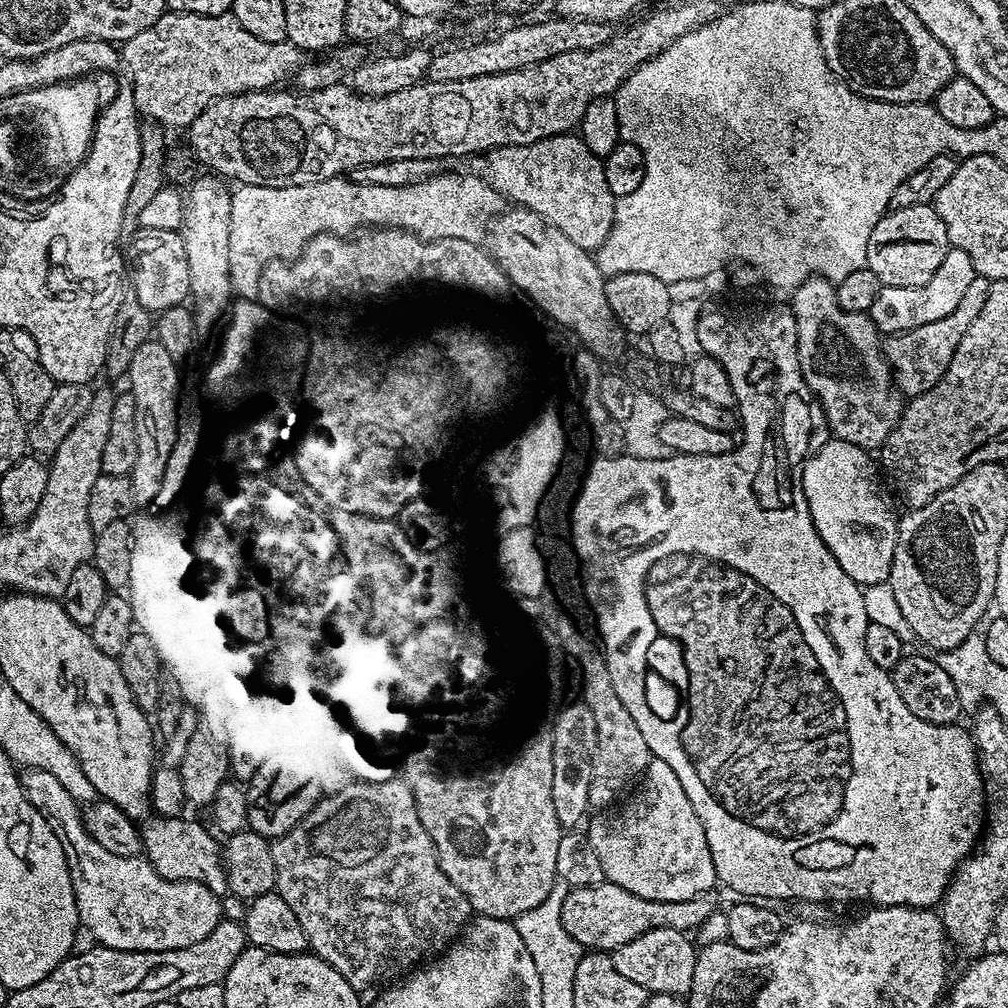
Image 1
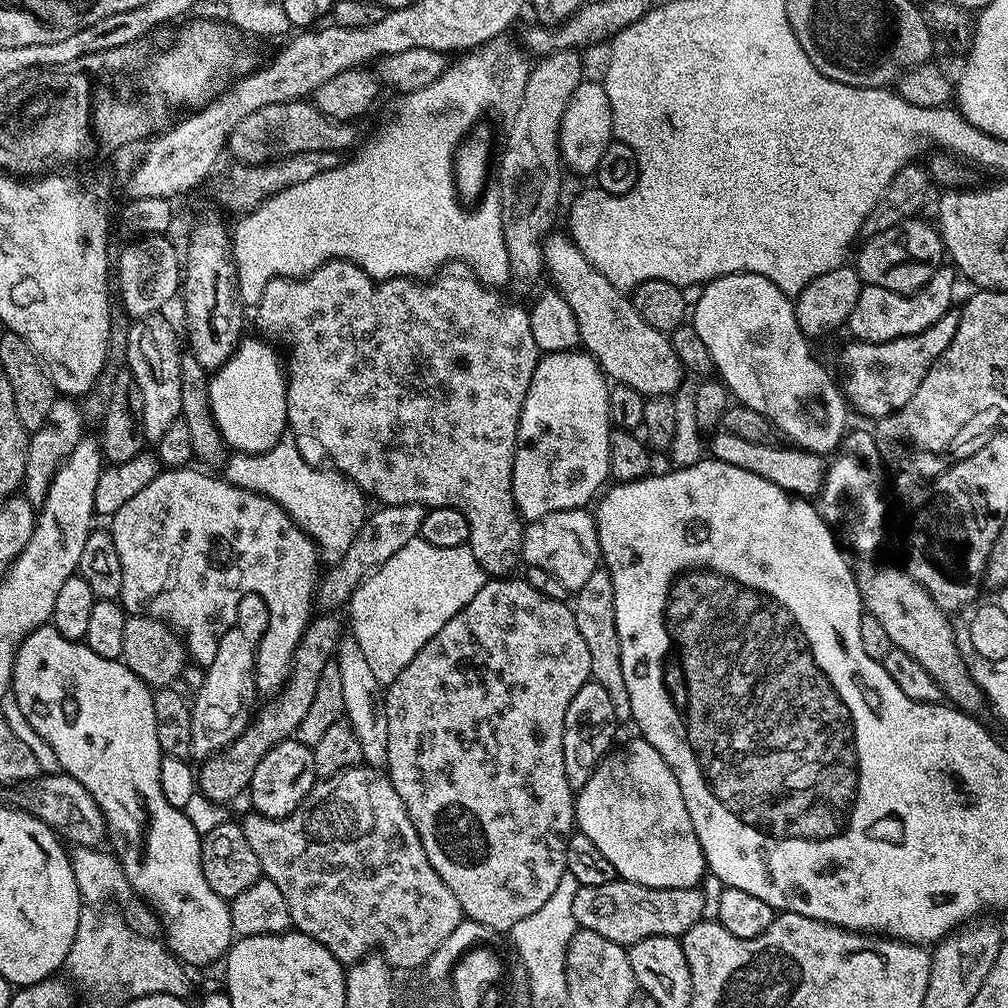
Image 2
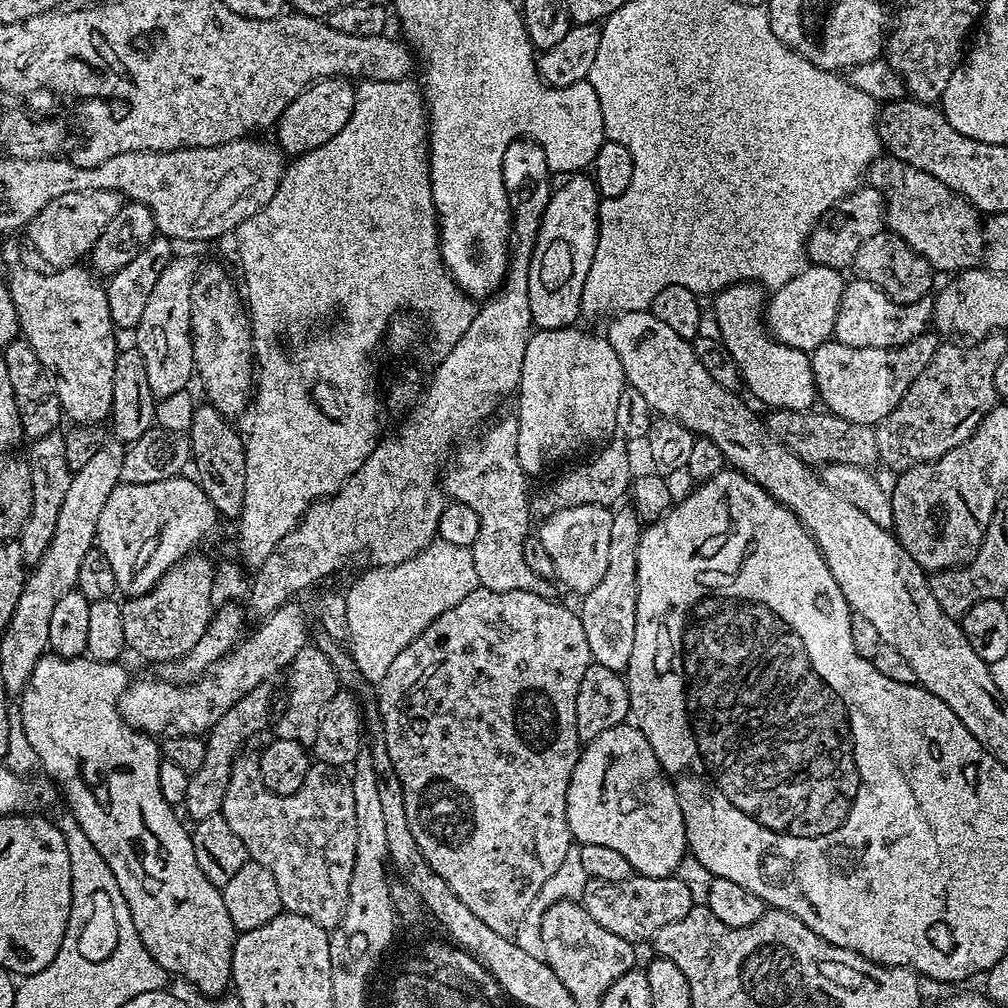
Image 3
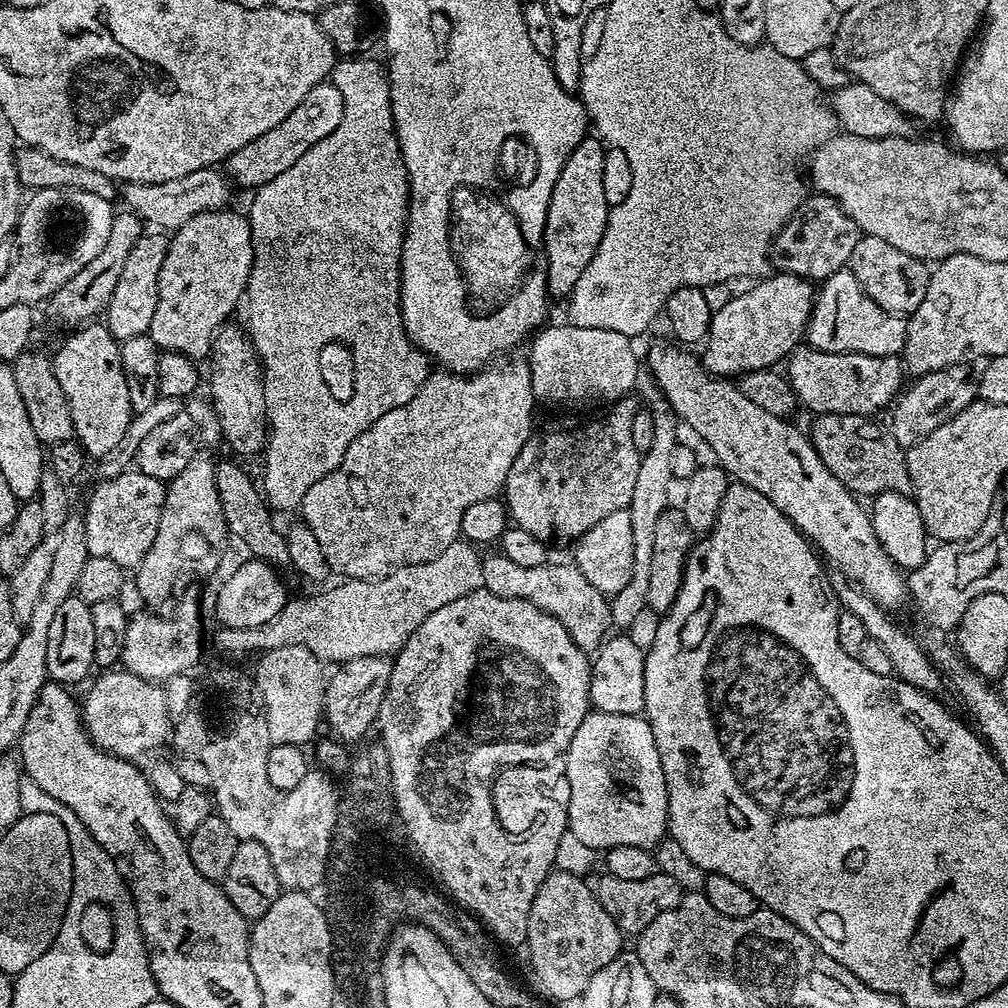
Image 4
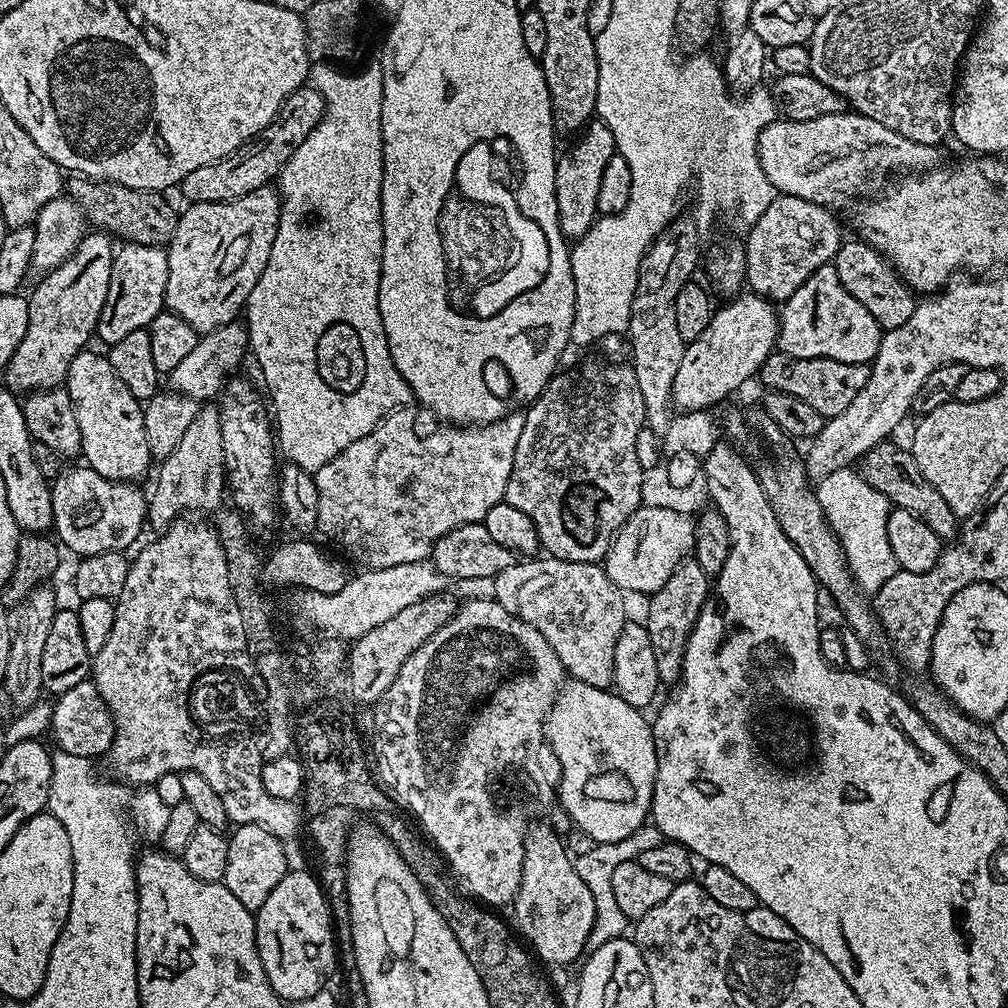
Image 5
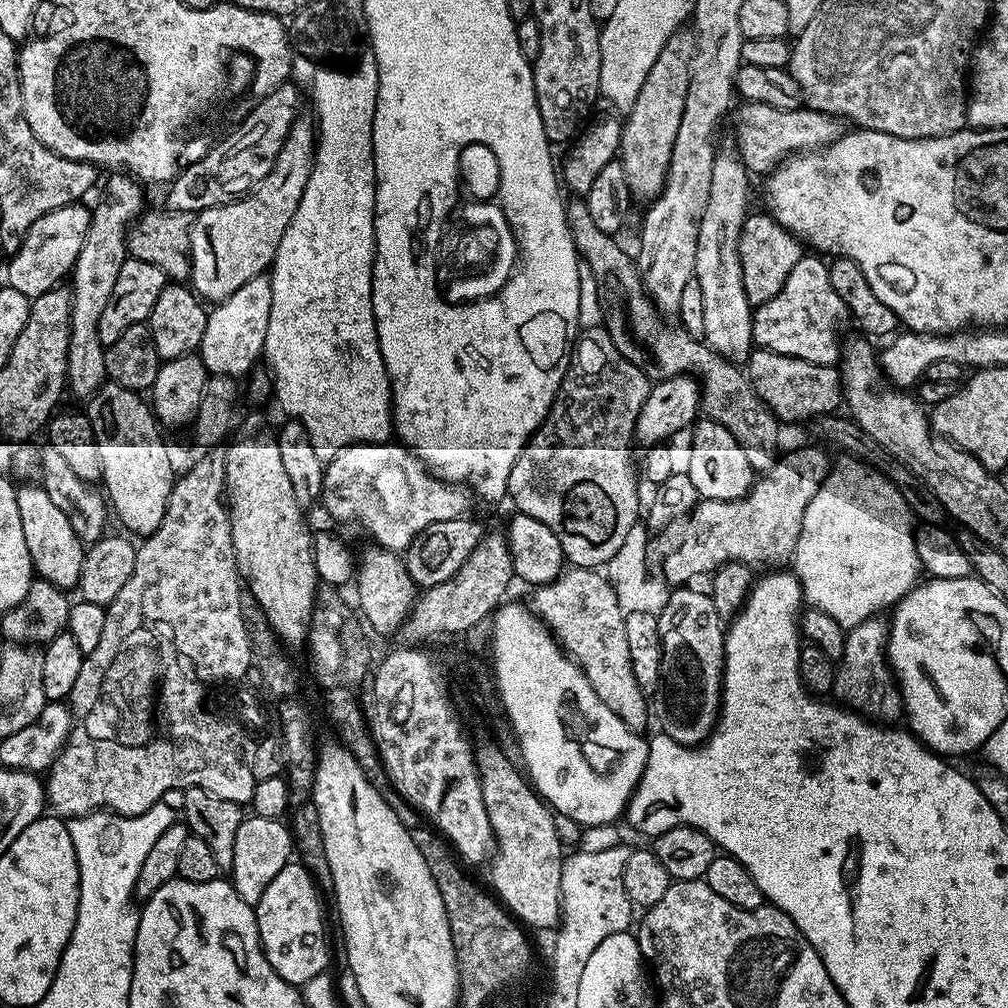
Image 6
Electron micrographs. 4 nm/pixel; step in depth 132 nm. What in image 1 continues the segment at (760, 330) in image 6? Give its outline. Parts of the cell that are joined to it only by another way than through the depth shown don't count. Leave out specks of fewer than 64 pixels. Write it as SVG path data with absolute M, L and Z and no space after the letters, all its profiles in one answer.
M949 247L942 266L934 270L934 278L930 278L926 286L881 287L878 298L874 298L874 306L870 306L866 315L876 327L876 331L884 336L914 330L918 326L926 326L926 322L938 322L938 318L946 318L946 314L952 313L958 302L962 302L966 289L976 276L974 262L970 262L970 254L966 254L966 250L961 248Z

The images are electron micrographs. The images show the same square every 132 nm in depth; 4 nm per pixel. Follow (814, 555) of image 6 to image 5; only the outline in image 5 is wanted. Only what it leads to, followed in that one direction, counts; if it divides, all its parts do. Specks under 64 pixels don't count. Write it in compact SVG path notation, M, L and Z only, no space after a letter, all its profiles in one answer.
M851 467L834 470L815 485L816 497L828 519L842 550L846 554L848 569L856 580L860 591L865 594L875 592L898 570L894 550L890 550L890 538L886 538L886 522L893 505L870 482L866 482L859 471Z

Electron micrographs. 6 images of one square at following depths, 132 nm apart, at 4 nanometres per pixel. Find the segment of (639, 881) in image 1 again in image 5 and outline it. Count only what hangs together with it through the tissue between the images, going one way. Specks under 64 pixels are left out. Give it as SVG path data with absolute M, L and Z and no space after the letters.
M572 678L561 687L560 693L557 694L556 700L552 704L552 708L548 712L548 718L544 722L544 735L548 741L548 745L552 747L552 753L558 758L560 763L560 787L558 789L558 804L564 807L564 812L573 820L575 827L579 831L589 835L595 843L604 844L606 840L620 840L625 832L633 832L638 830L638 826L642 823L642 818L647 817L650 812L650 793L654 790L654 782L656 781L656 747L652 741L652 726L646 719L645 713L641 709L630 706L626 702L622 702L622 698L617 696L615 691L608 688L595 688L594 686L586 686L586 682Z

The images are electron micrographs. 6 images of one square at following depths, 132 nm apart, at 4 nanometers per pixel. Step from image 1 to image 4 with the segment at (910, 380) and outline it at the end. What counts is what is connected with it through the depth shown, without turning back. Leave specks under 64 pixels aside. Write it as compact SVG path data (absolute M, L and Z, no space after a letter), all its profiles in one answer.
M797 346L788 353L786 377L793 395L801 405L812 411L812 414L854 414L871 417L879 408L887 409L901 391L900 379L906 376L900 356L871 356L857 352L823 352L817 348Z

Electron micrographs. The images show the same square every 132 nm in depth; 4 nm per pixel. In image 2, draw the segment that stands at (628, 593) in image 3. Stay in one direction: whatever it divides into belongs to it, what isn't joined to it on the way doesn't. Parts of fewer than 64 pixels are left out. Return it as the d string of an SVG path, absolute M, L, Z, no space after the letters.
M598 570L590 574L586 586L575 589L574 600L575 596L576 604L574 603L572 613L578 622L578 630L582 633L582 639L586 641L586 646L590 649L591 679L600 684L602 690L606 690L606 694L610 694L610 702L614 702L614 714L617 721L631 721L630 694L626 694L626 678L622 678L622 646L618 642L618 626L614 618L614 586L610 582L610 574L606 570Z

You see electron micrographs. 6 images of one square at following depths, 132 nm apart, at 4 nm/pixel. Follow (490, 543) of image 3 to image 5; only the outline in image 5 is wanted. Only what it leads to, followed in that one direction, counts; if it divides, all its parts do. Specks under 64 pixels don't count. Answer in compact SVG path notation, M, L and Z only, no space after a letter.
M528 558L523 562L513 562L509 568L498 573L494 577L494 599L510 614L534 626L534 630L538 630L538 634L542 634L542 638L550 642L550 650L558 654L558 662L562 662L569 677L586 682L586 686L608 688L612 683L614 670L614 642L618 640L618 634L626 622L625 597L620 589L614 586L614 582L610 582L599 563L583 564L555 558L540 559Z

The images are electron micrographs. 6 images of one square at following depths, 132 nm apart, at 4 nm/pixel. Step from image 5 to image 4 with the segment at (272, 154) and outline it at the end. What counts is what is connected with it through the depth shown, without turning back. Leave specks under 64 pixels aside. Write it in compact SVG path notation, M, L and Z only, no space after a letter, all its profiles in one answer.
M331 82L314 86L314 90L310 90L310 94L306 94L306 98L302 98L302 102L294 106L294 110L286 114L286 118L282 118L282 122L278 122L270 130L266 130L266 134L254 138L254 142L242 146L233 156L228 157L226 172L231 183L241 184L249 190L269 184L271 180L278 178L278 174L290 170L290 166L294 166L294 162L298 162L298 158L302 158L302 154L306 154L310 146L322 142L322 138L331 134L338 122L342 122L343 113L342 94L338 94Z

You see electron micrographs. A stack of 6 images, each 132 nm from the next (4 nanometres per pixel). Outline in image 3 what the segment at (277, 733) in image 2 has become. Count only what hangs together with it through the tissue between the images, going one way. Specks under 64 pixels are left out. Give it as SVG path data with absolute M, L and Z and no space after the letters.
M271 683L259 684L250 690L207 733L206 736L206 762L202 762L202 767L188 777L186 786L186 798L182 805L183 811L188 811L187 819L195 822L202 818L221 815L226 798L226 786L230 786L230 774L232 773L232 761L238 755L236 747L244 744L247 740L252 740L256 732L269 731L274 720L274 708L272 712L272 687Z

